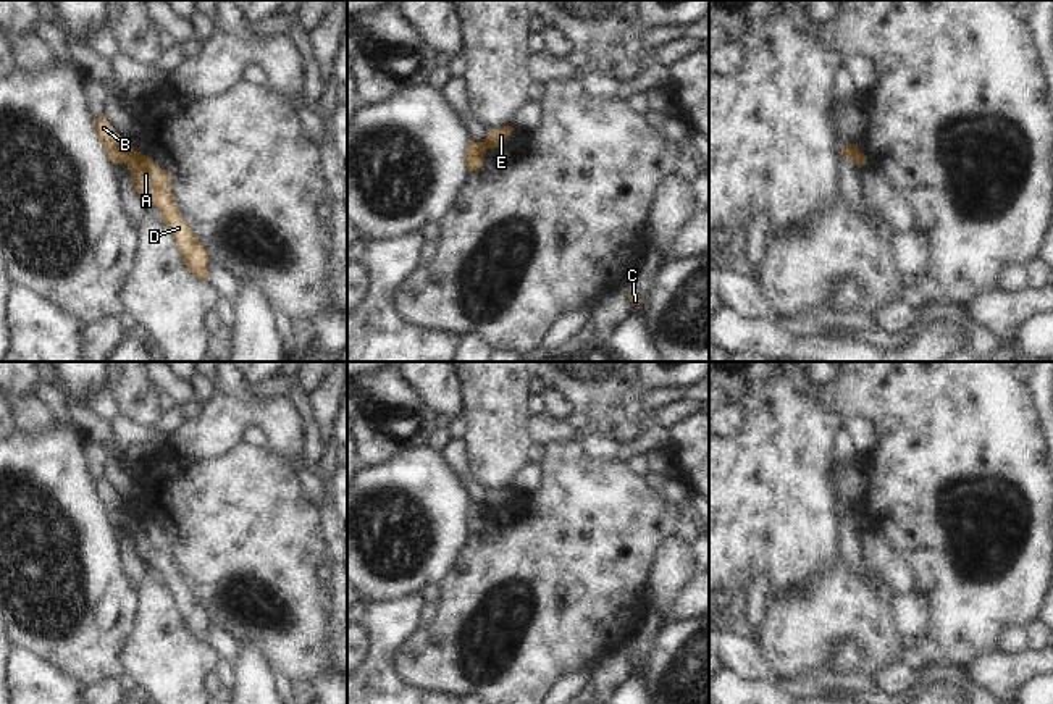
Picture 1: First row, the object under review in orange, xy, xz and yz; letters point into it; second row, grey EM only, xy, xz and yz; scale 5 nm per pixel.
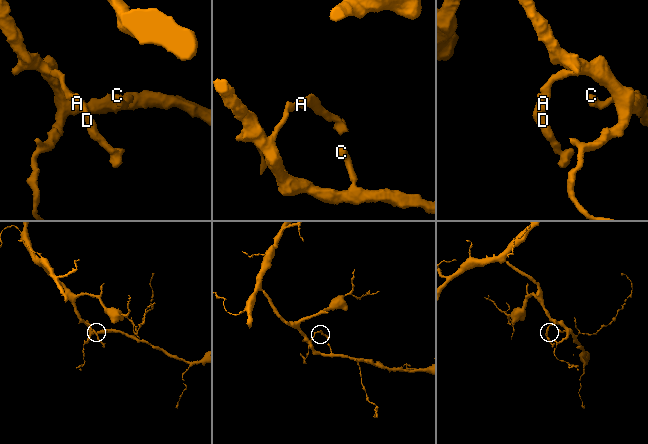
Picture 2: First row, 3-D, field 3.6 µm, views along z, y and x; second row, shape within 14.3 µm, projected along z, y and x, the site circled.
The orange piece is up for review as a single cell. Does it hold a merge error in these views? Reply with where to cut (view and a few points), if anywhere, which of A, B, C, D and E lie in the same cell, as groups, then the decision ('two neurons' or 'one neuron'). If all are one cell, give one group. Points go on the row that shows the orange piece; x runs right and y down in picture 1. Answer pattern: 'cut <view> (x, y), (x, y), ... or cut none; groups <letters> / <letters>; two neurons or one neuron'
cut xy (125, 146), (125, 159), (128, 162); groups A D E / B C; two neurons

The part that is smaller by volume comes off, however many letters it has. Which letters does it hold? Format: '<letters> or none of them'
A, D, E.

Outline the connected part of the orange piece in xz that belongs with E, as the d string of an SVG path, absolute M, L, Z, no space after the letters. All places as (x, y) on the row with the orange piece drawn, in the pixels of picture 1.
M512 126L504 128L494 128L486 134L486 139L483 140L486 144L486 149L494 149L499 145L504 145L509 136L512 134Z

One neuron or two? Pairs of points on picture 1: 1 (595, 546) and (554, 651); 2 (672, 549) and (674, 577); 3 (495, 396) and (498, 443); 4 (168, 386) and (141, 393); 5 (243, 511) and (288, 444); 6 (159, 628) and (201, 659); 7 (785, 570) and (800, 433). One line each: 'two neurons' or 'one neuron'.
1: one neuron
2: one neuron
3: one neuron
4: two neurons
5: two neurons
6: one neuron
7: one neuron

